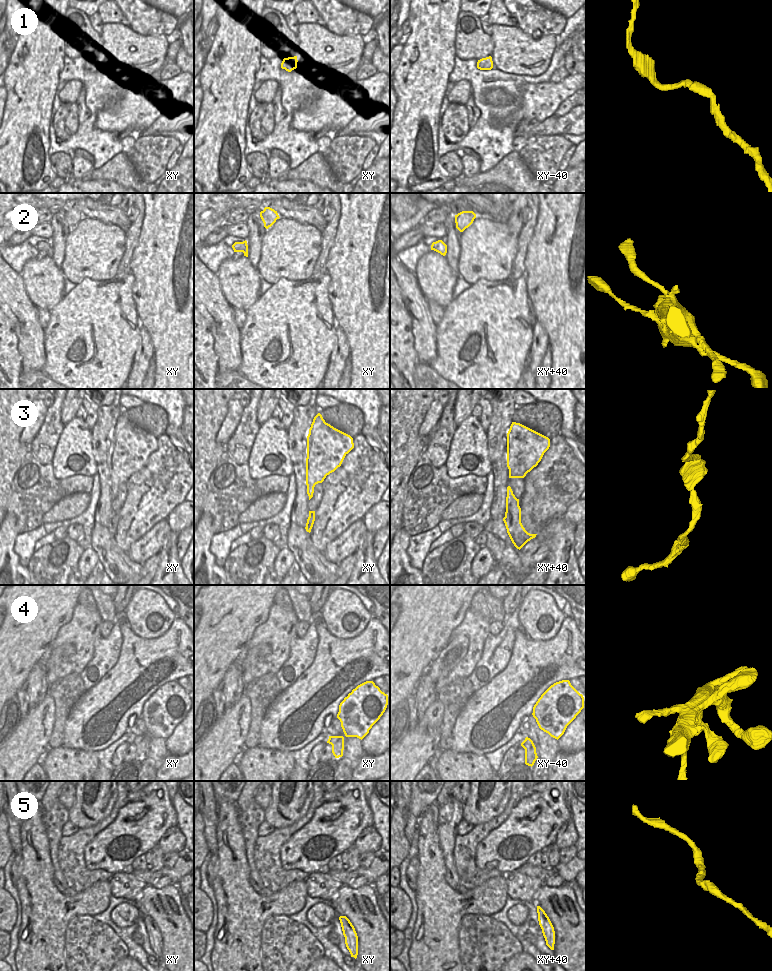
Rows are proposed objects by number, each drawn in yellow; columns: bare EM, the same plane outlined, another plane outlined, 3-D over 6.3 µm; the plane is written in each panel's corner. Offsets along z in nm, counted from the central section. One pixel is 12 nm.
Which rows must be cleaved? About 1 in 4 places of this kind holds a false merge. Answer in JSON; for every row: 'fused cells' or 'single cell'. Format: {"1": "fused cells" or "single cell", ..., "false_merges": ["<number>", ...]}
{"1": "single cell", "2": "single cell", "3": "single cell", "4": "single cell", "5": "fused cells", "false_merges": ["5"]}

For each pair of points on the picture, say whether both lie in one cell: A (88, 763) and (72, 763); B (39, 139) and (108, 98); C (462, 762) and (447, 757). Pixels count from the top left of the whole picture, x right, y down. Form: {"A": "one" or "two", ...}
{"A": "one", "B": "two", "C": "one"}

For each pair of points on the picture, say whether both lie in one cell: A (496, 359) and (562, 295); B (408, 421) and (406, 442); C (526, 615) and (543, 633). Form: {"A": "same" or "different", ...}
{"A": "different", "B": "same", "C": "same"}

